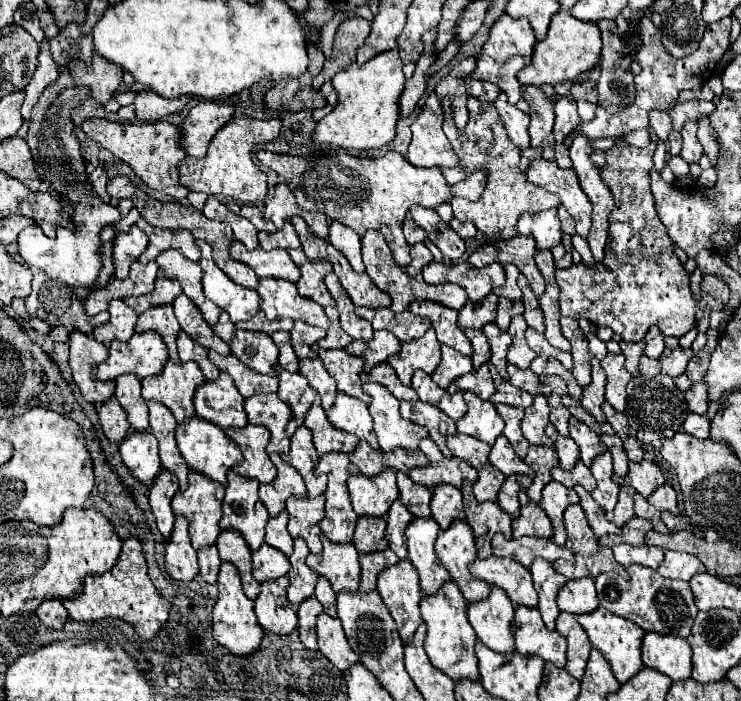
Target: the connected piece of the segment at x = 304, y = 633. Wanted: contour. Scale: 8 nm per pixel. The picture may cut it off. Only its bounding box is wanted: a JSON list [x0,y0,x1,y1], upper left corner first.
[298,597,324,651]

